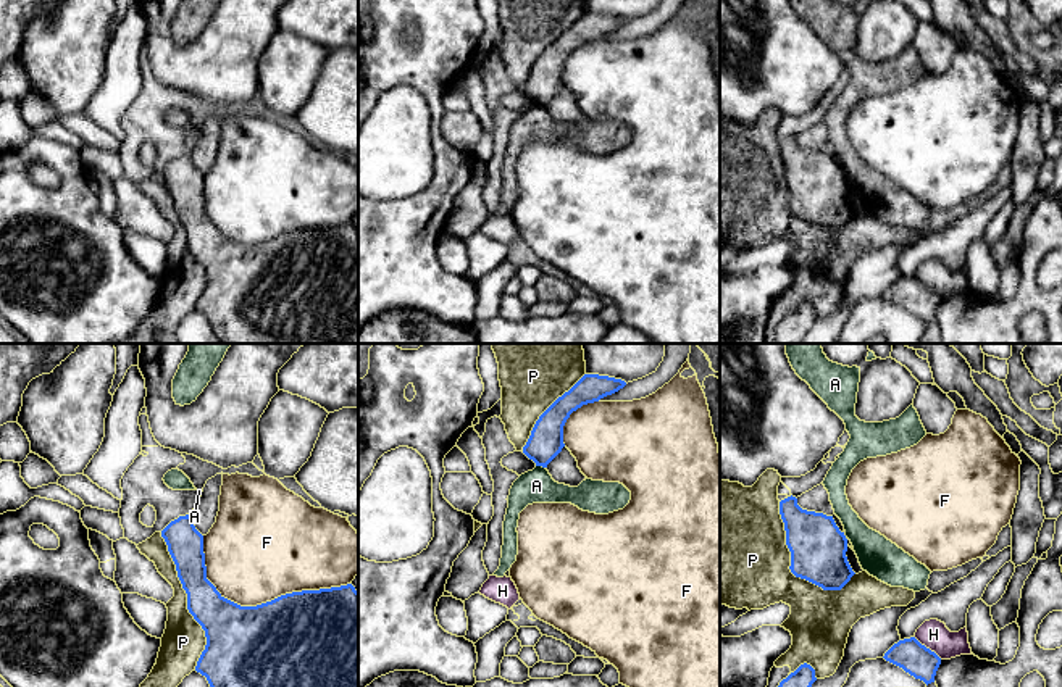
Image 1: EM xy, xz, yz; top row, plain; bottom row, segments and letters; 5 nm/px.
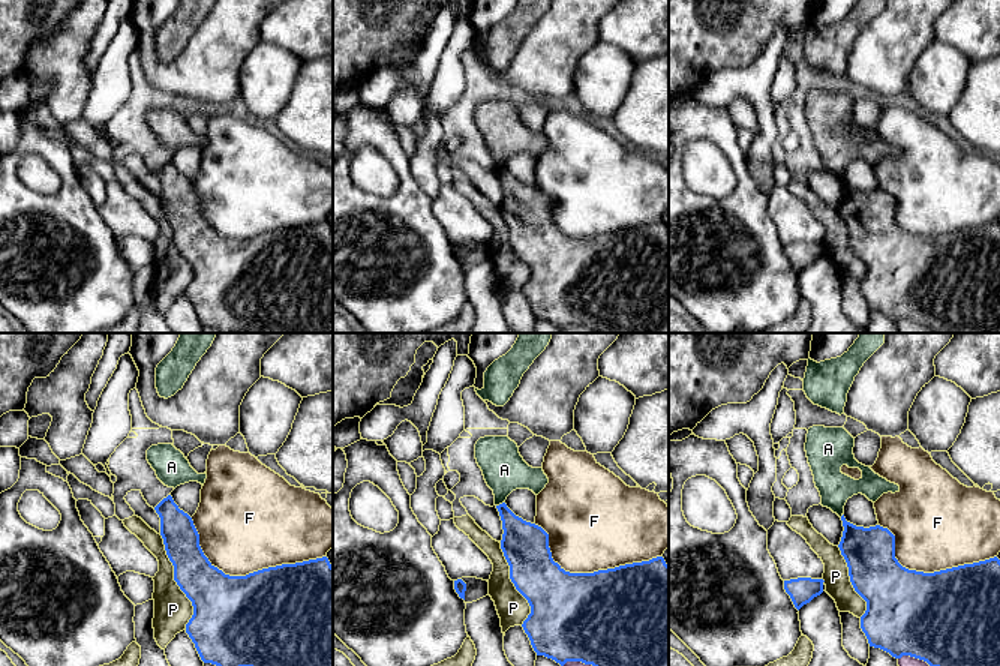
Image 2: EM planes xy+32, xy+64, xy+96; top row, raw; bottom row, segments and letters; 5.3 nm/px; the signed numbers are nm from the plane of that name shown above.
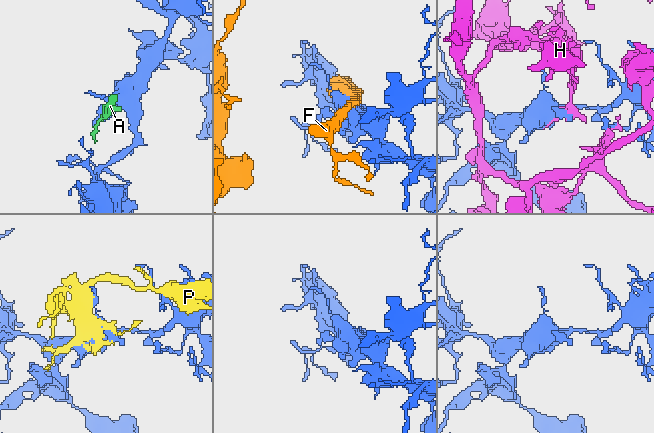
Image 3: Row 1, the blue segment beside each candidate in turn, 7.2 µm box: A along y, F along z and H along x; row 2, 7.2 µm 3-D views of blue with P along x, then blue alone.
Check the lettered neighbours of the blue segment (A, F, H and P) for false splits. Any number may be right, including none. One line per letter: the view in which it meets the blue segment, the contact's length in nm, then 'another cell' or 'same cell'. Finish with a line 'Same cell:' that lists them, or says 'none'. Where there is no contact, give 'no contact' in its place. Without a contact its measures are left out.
A: contact in xz; length 50 nm; same cell
F: contact in xy; length 800 nm; another cell
H: contact in yz; length 180 nm; another cell
P: contact in xy; length 700 nm; another cell
Same cell: A

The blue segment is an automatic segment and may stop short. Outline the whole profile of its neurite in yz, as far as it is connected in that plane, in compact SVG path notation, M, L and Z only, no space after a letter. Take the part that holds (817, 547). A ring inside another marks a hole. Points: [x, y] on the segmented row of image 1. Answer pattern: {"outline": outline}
{"outline": "M796 497L780 502L791 572L823 590L841 590L855 574L847 561L847 539L833 516L807 511Z"}

